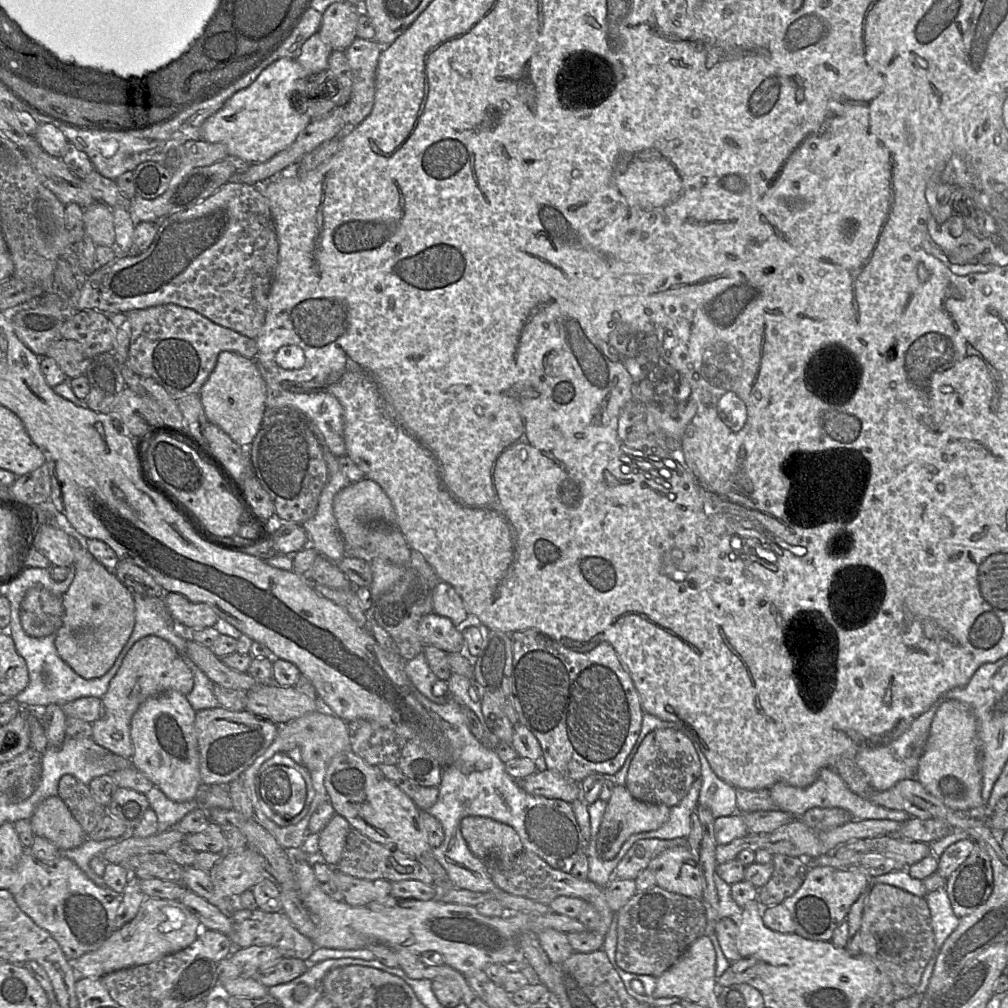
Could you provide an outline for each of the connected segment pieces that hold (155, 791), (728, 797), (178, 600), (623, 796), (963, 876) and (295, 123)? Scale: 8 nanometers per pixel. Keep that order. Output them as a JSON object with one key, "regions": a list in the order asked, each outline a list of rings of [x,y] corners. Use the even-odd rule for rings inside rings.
{"regions":[[[[155,786],[145,796],[148,799],[149,807],[157,815],[158,832],[165,832],[175,827],[187,813],[201,807],[198,799],[191,799],[186,802],[172,801]]],[[[686,735],[691,739],[701,764],[702,784],[698,804],[710,809],[715,819],[735,814],[737,812],[736,788],[714,773],[698,741],[693,739],[691,735]]],[[[169,592],[163,599],[173,619],[185,630],[213,627],[219,619],[211,606],[191,602],[182,594]]],[[[615,785],[598,831],[597,855],[603,861],[613,859],[632,834],[660,828],[669,819],[669,815],[670,808],[667,805],[640,801],[631,795],[625,785]]],[[[978,845],[946,879],[945,884],[952,910],[959,919],[983,905],[991,895],[992,888],[991,860]]],[[[295,59],[276,61],[265,69],[252,85],[235,93],[217,113],[204,122],[202,140],[224,144],[229,157],[238,158],[246,164],[270,160],[289,147],[312,121],[306,113],[296,110],[291,101],[293,94],[307,89],[310,76],[315,75],[310,75]]]]}

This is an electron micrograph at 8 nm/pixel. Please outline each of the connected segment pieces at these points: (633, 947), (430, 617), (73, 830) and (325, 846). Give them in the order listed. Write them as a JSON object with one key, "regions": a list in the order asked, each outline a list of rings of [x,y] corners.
{"regions":[[[[657,884],[636,894],[617,914],[617,964],[626,972],[661,976],[705,934],[707,918],[701,899],[666,891]]],[[[435,613],[424,615],[419,623],[418,633],[426,646],[433,645],[447,653],[464,653],[462,631],[447,617]]],[[[58,796],[39,803],[29,820],[35,836],[48,839],[61,851],[77,848],[87,839],[81,825]]],[[[335,814],[319,833],[319,849],[326,864],[336,866],[339,863],[351,829],[346,818]]]]}

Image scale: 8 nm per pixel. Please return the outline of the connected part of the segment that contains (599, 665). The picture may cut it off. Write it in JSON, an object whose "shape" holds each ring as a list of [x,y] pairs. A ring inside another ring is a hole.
{"shape":[[[535,629],[514,632],[510,636],[513,647],[513,672],[511,675],[513,706],[519,723],[527,727],[539,741],[546,768],[579,784],[591,774],[614,775],[617,773],[639,737],[644,711],[634,683],[613,647],[608,643],[600,643],[591,651],[577,652]]]}

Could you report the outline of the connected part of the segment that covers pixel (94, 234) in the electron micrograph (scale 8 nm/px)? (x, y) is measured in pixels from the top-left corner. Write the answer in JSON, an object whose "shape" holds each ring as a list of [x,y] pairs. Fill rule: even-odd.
{"shape":[[[96,202],[84,208],[85,232],[96,246],[113,246],[116,239],[114,217],[110,207]]]}

